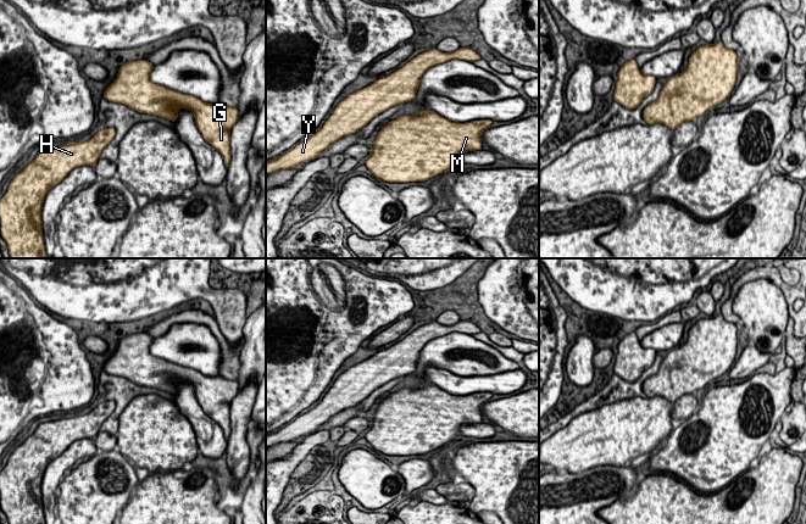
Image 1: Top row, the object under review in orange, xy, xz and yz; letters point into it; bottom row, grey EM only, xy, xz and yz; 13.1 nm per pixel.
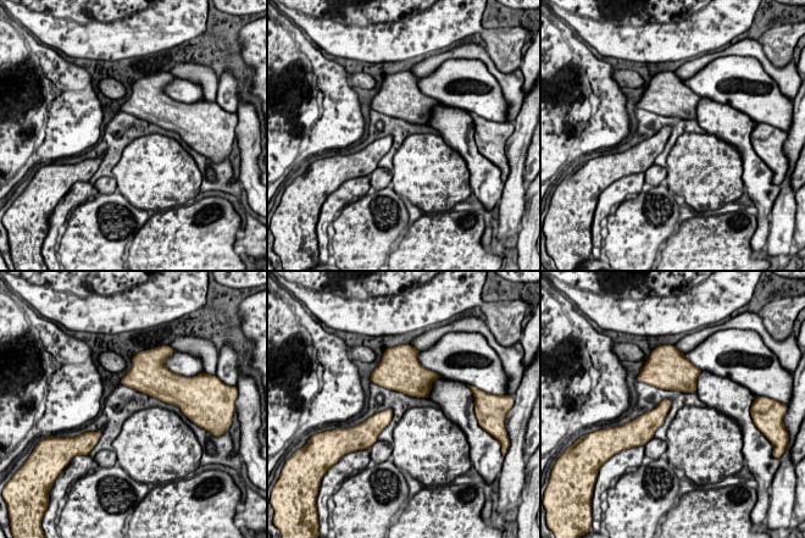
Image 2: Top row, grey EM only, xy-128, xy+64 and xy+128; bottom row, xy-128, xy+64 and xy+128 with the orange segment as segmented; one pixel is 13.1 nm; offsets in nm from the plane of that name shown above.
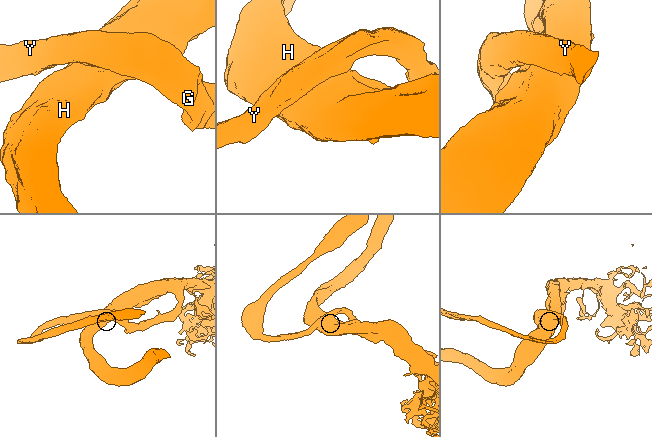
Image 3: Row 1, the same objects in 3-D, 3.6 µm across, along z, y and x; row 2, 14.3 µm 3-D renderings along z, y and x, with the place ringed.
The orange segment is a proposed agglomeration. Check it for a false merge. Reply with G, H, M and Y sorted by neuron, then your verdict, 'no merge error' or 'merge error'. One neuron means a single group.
G H M Y | no merge error

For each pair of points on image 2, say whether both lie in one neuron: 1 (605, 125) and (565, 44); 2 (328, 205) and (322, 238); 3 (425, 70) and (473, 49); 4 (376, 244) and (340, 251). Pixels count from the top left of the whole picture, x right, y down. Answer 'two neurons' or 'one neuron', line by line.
1: one neuron
2: one neuron
3: one neuron
4: one neuron

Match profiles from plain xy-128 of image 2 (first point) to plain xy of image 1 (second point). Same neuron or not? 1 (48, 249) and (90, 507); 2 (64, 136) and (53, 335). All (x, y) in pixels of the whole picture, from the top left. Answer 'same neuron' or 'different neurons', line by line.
1: different neurons
2: same neuron

